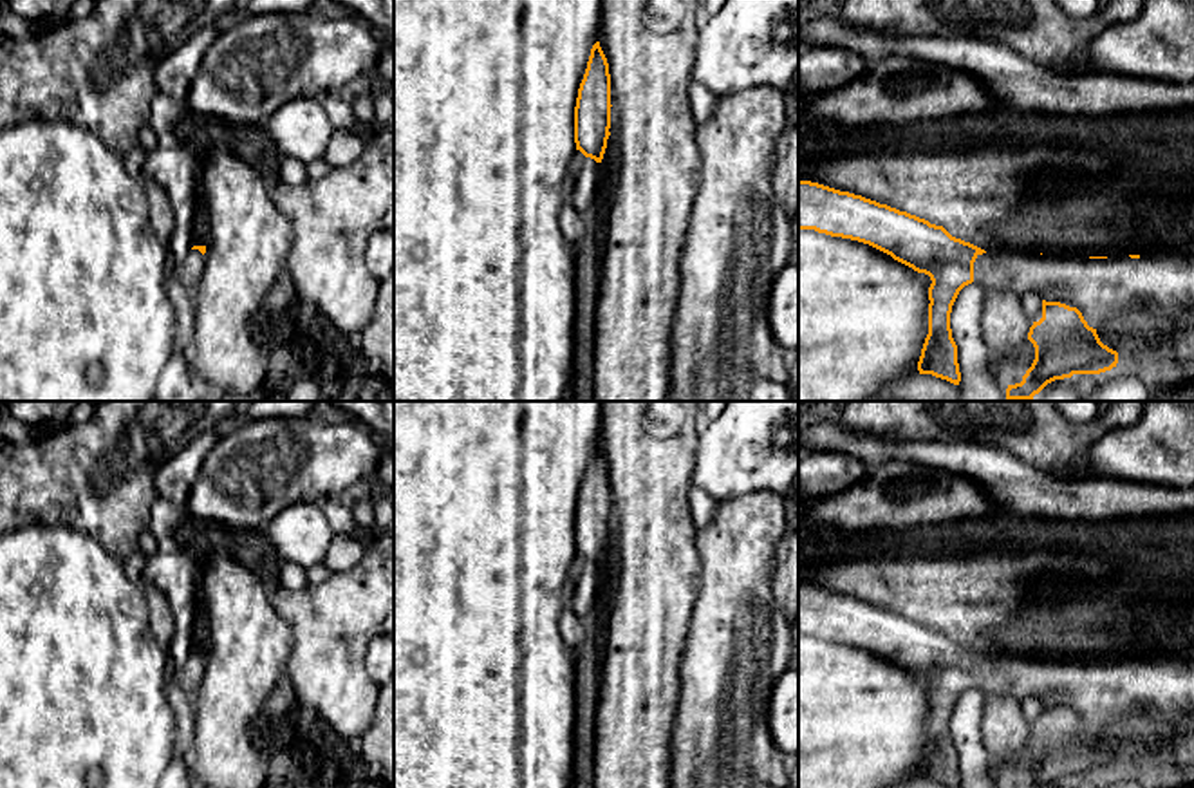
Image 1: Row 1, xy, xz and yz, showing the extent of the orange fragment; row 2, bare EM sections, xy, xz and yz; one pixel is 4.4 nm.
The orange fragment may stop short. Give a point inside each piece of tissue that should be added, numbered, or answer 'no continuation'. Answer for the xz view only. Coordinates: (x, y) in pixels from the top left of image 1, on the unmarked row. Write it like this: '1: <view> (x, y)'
no continuation

